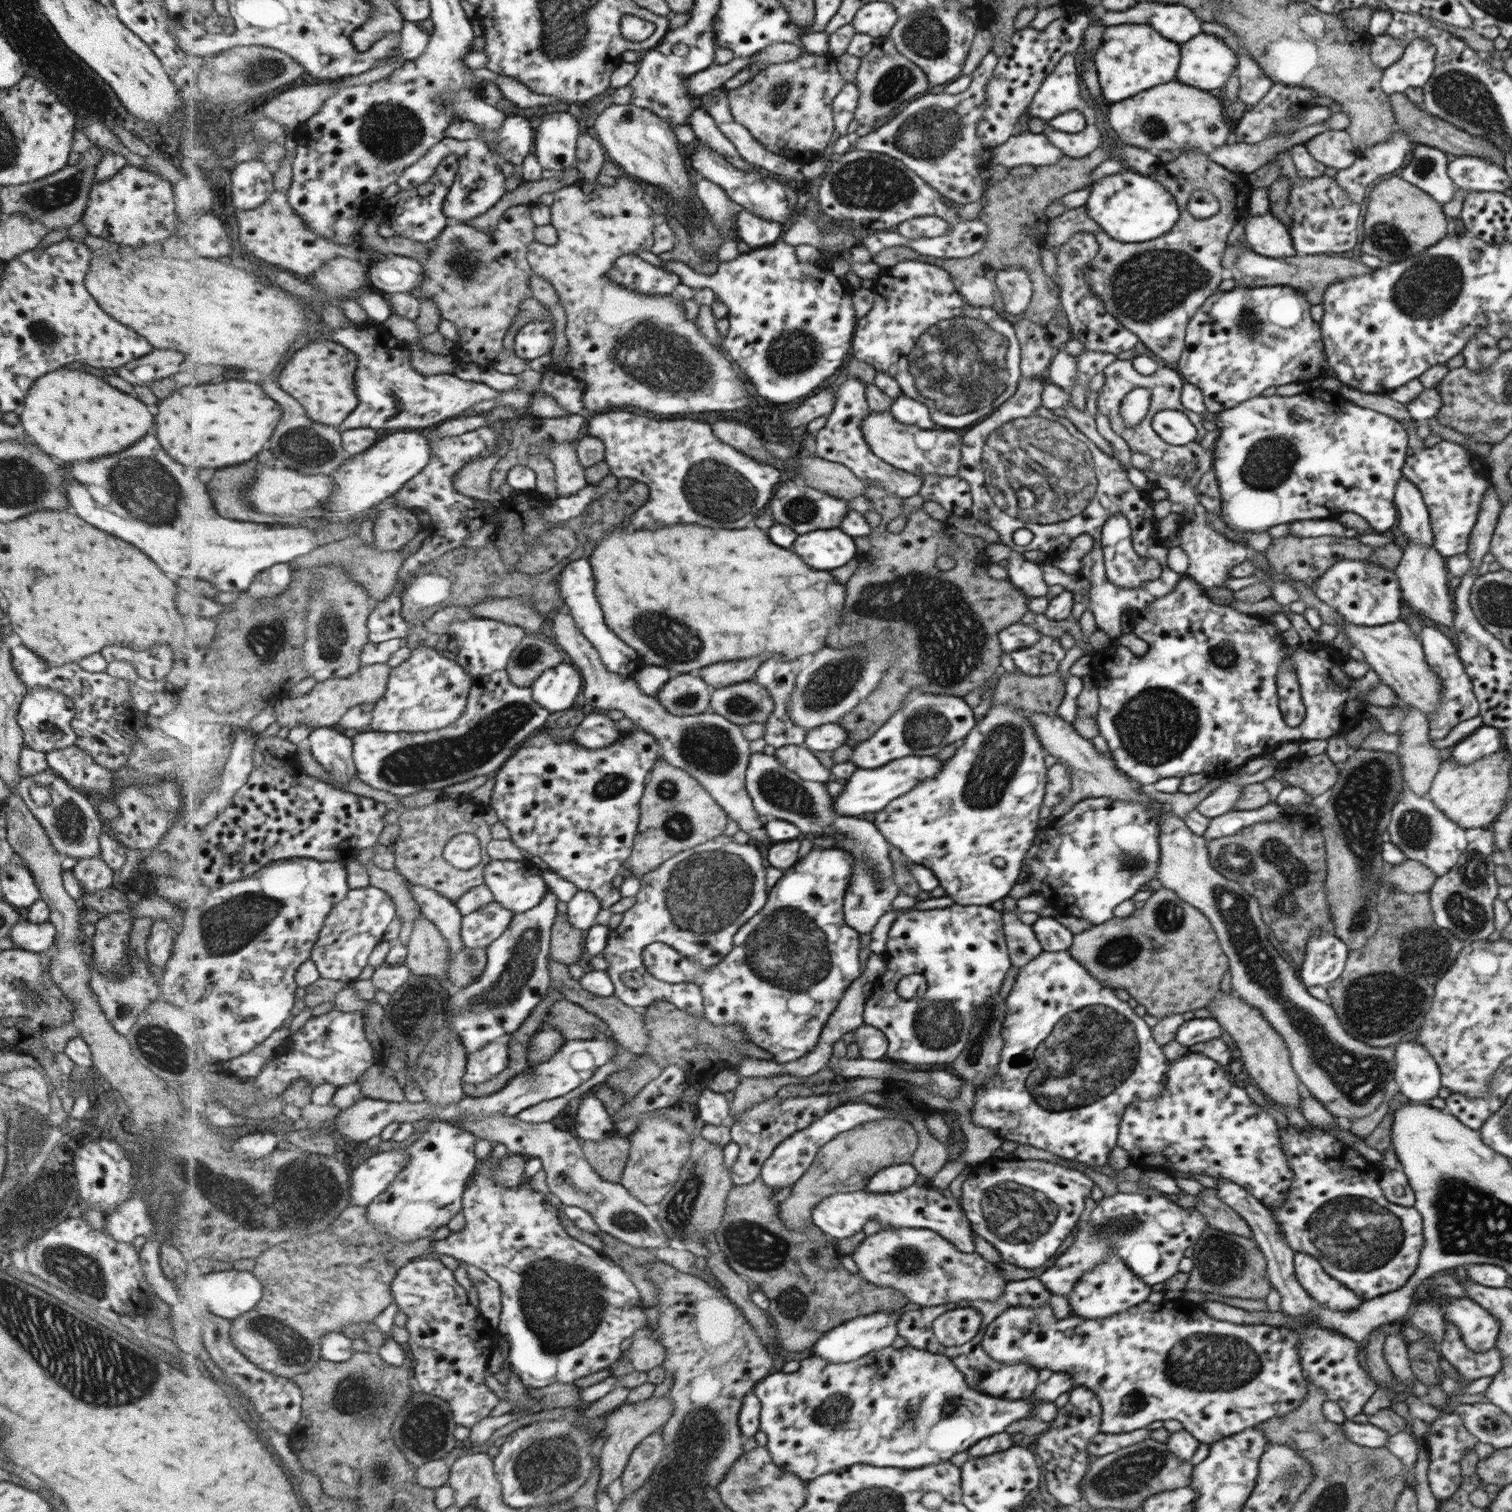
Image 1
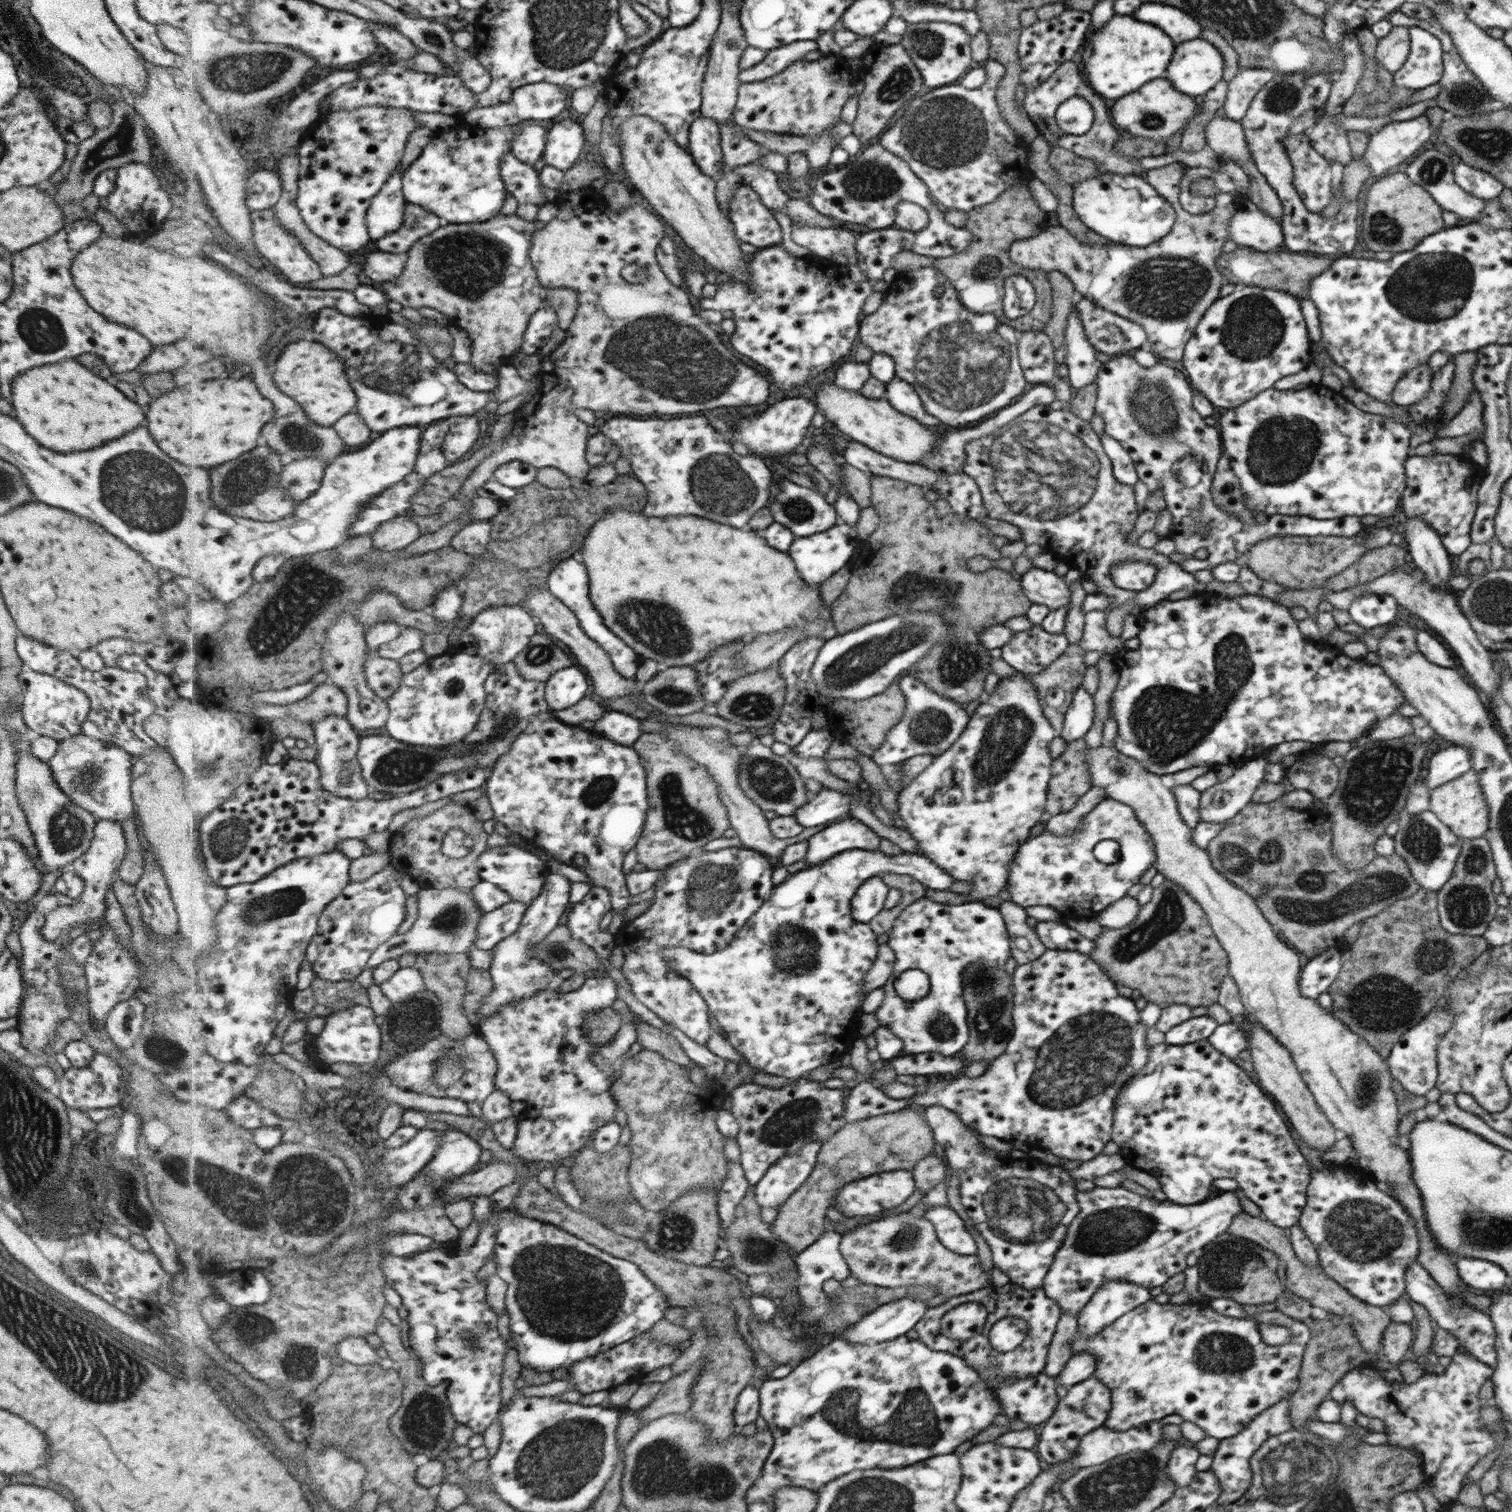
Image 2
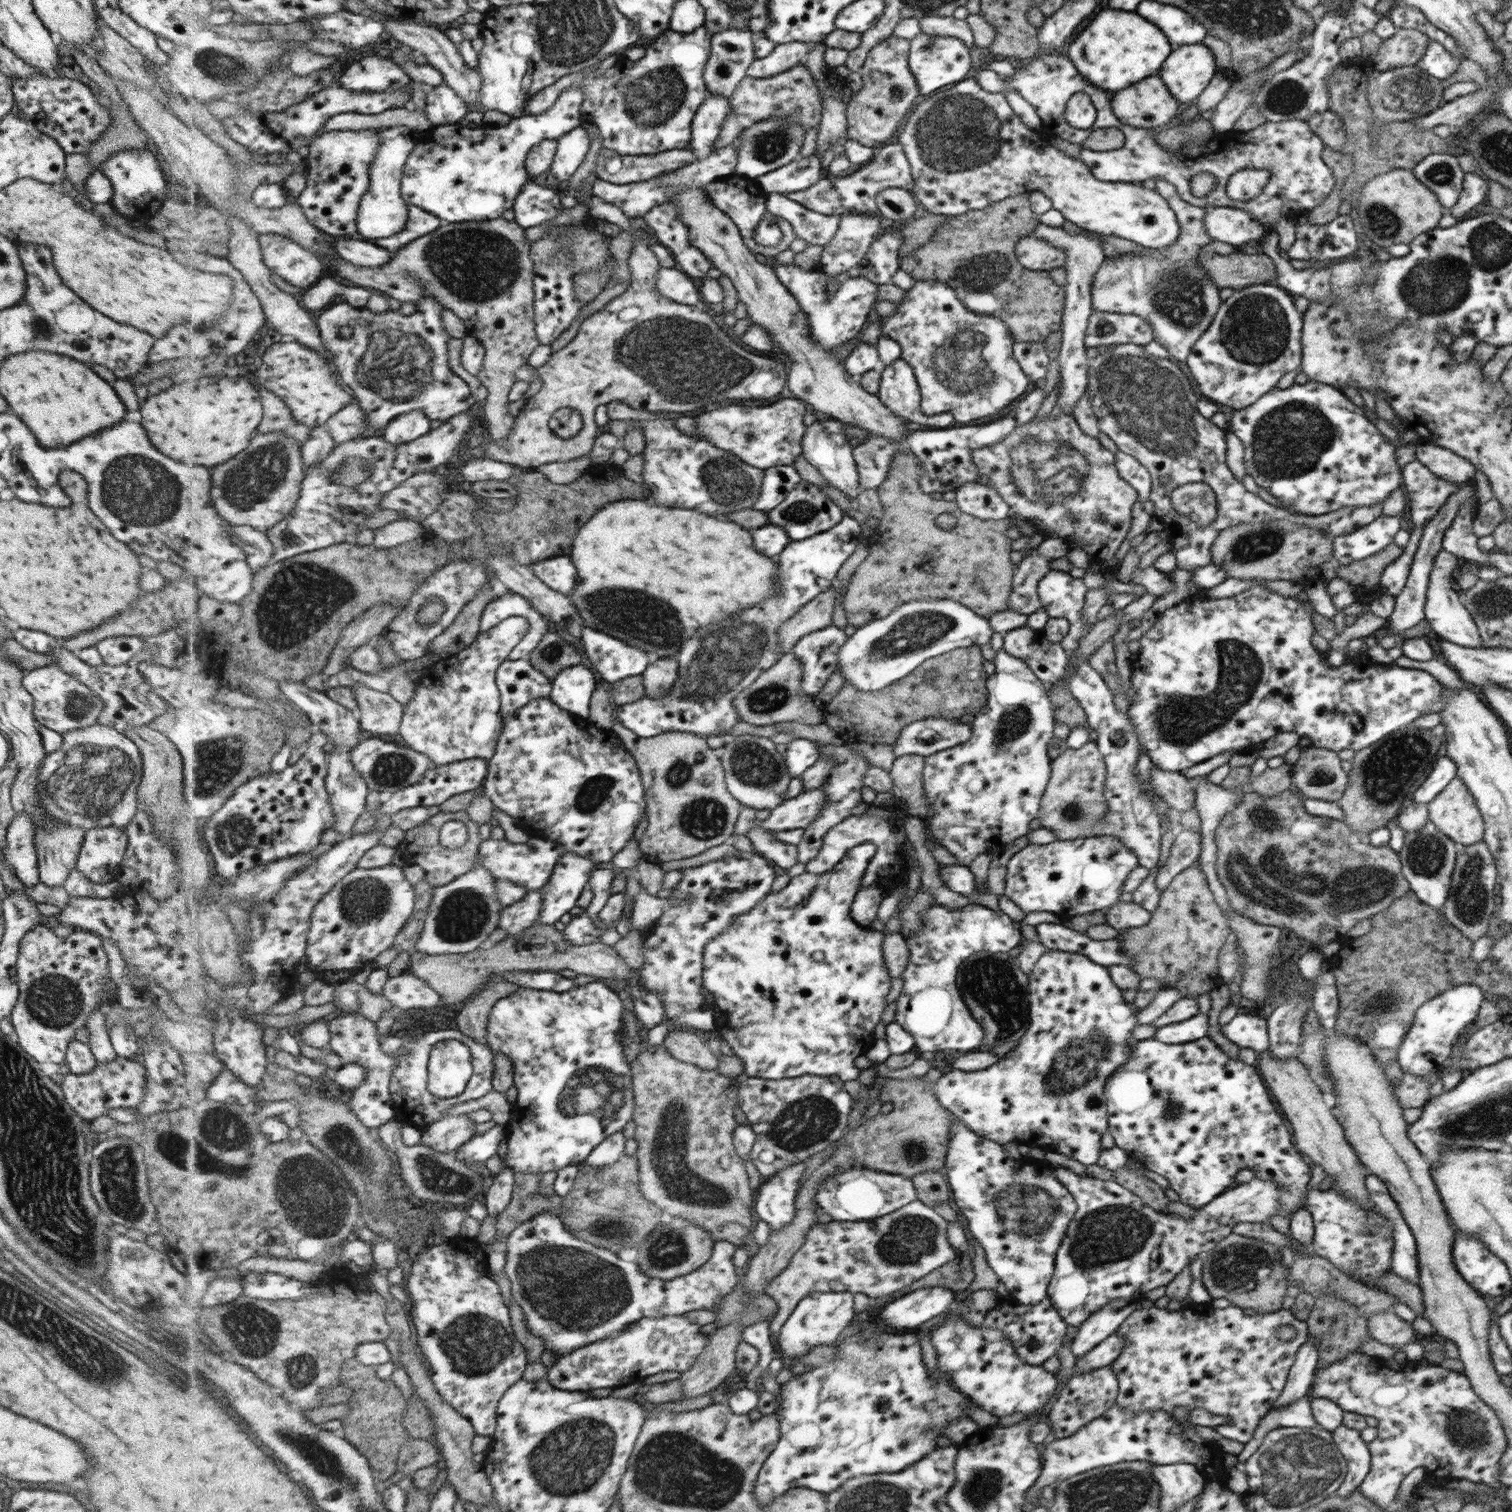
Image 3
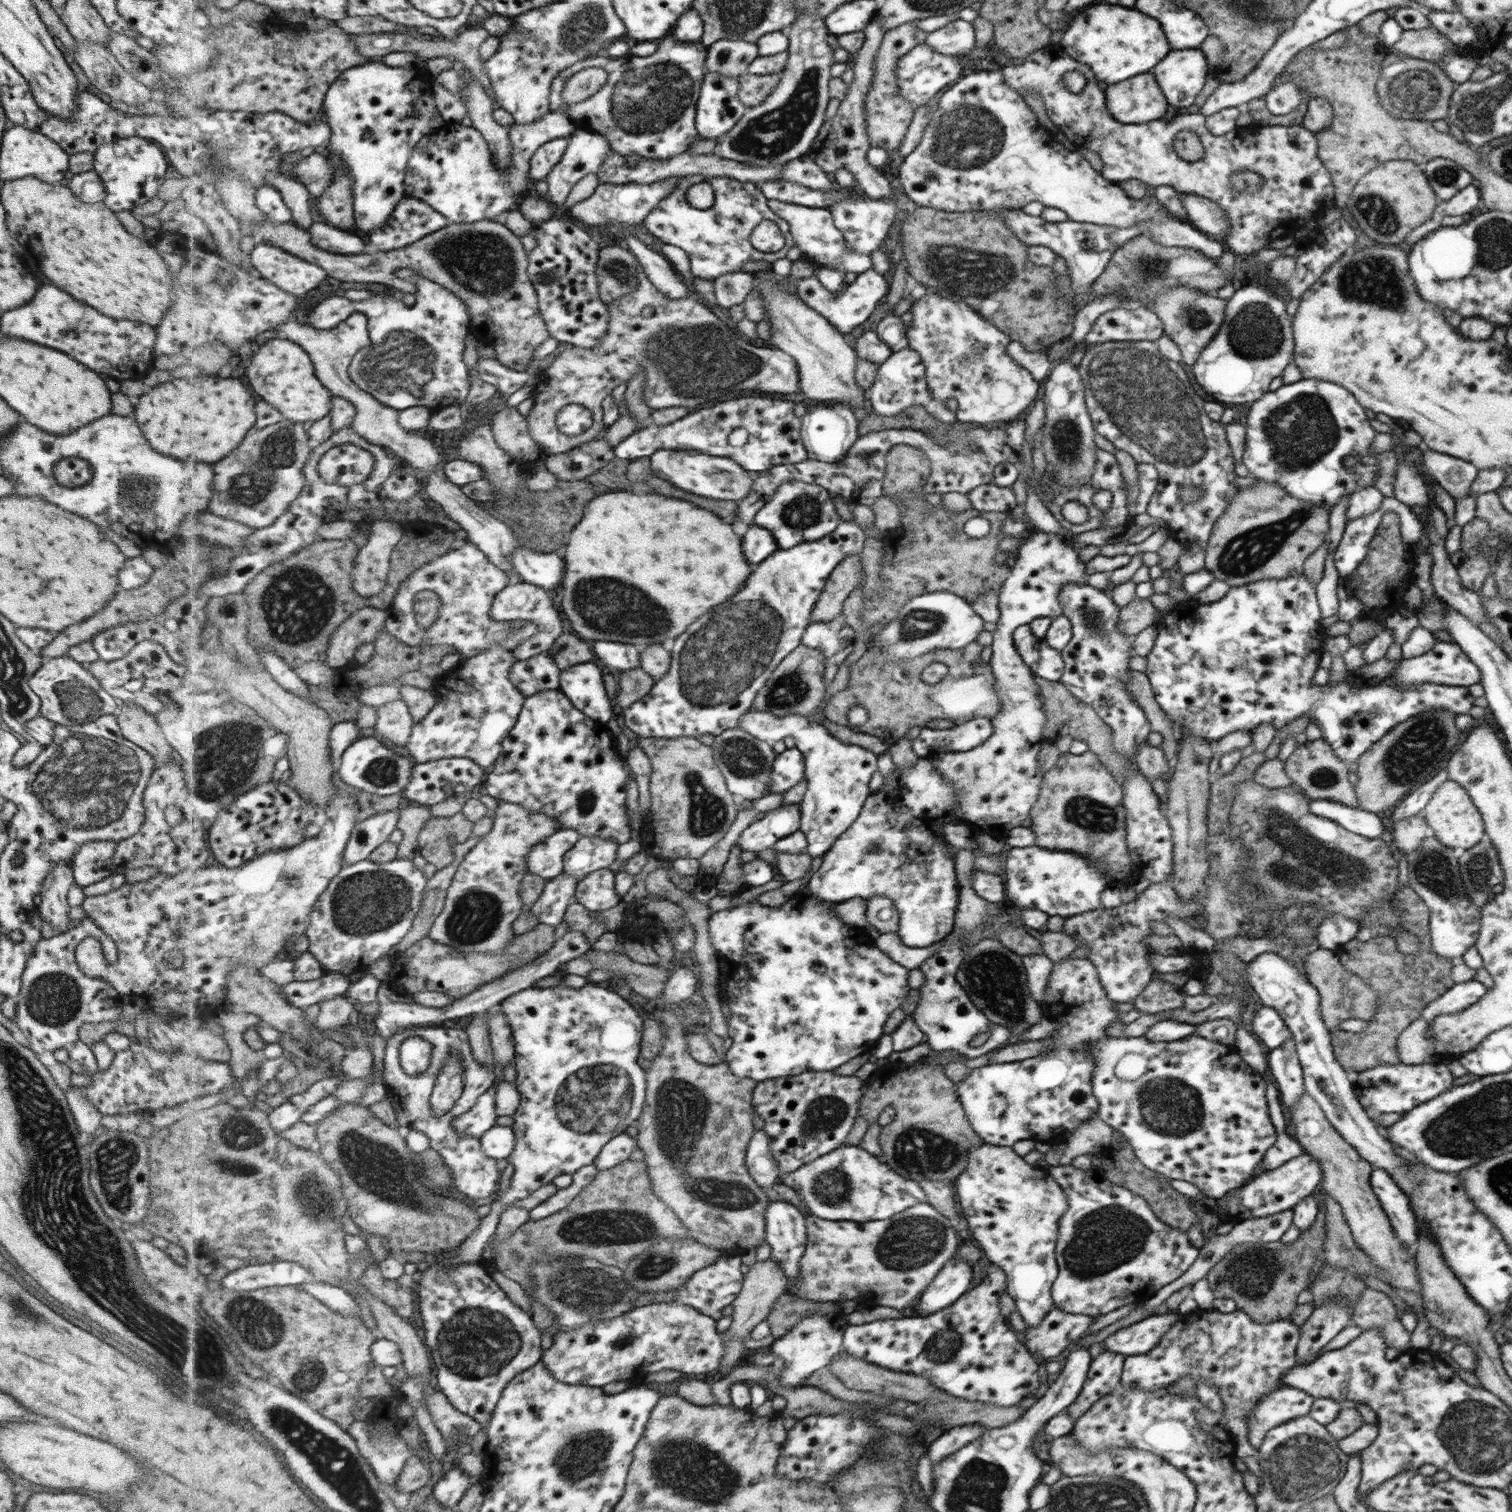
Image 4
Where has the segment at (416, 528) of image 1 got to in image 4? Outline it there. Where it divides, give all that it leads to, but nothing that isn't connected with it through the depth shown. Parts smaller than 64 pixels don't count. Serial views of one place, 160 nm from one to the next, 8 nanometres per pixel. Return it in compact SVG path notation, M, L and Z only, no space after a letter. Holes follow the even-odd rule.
M374 520L371 526L370 536L367 537L366 546L360 550L356 558L357 567L354 568L354 589L362 594L363 597L372 597L373 595L383 592L387 586L389 566L391 566L391 554L399 540L405 536L405 528L398 522L387 520Z

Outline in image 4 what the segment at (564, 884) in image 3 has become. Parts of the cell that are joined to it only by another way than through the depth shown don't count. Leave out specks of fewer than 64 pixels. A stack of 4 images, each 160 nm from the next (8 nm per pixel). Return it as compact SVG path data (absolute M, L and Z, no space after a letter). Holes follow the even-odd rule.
M583 836L566 852L564 872L581 881L596 870L609 868L617 858L619 843L614 838Z

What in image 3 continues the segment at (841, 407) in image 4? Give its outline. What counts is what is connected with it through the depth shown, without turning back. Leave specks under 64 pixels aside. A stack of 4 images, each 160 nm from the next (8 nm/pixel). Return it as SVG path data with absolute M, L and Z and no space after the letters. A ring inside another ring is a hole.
M819 416L813 425L807 427L803 443L802 456L834 487L839 487L841 492L848 494L855 500L859 492L856 464L851 454L851 433L849 426L835 419Z

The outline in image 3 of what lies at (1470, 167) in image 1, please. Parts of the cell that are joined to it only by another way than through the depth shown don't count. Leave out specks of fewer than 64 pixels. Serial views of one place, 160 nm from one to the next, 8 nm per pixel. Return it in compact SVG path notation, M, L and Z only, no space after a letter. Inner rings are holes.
M1465 172L1463 174L1463 184L1457 203L1449 209L1449 214L1455 218L1464 218L1473 213L1486 199L1488 192L1487 180L1478 173Z

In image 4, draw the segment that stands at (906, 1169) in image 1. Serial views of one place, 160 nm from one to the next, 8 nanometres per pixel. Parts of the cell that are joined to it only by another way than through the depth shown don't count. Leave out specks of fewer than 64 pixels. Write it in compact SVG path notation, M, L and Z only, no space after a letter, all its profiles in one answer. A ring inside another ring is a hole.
M843 1146L811 1162L795 1173L782 1176L783 1184L796 1188L810 1214L830 1221L864 1223L885 1220L913 1205L926 1202L925 1191L917 1181L902 1178L898 1172L877 1162L857 1146Z

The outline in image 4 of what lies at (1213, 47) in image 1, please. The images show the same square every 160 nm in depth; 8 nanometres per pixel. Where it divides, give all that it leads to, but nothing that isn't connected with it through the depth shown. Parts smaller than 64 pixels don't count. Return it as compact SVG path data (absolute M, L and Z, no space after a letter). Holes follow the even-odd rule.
M1199 49L1171 50L1153 74L1159 78L1159 86L1171 106L1187 108L1191 106L1209 71L1209 63Z

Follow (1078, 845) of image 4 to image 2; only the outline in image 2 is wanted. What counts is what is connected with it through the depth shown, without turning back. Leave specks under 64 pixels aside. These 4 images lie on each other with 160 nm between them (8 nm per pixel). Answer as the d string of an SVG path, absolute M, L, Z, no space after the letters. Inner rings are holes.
M1083 739L1067 743L1065 751L1055 758L1051 794L1047 794L1047 812L1051 817L1073 808L1075 801L1091 788L1085 765L1086 747Z

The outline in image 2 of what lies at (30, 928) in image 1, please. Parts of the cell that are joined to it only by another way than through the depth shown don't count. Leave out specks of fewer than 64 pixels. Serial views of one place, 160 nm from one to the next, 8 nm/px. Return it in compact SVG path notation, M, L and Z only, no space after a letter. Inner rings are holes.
M105 819L97 820L93 827L93 838L88 849L73 862L70 862L68 867L73 875L76 874L83 880L82 894L78 898L78 903L72 906L57 906L56 909L44 916L44 923L40 928L40 935L43 940L56 940L73 926L90 925L97 920L101 924L105 924L103 912L105 910L106 888L114 880L115 870L117 870L124 854L125 839L123 839L120 823Z

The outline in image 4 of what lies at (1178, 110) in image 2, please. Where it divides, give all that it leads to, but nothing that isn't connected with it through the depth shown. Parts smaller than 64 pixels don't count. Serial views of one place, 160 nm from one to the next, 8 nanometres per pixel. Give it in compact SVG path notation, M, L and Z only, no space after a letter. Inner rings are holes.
M1139 74L1131 82L1119 82L1119 86L1107 86L1105 90L1108 110L1121 123L1155 121L1167 112L1167 102L1153 74Z

